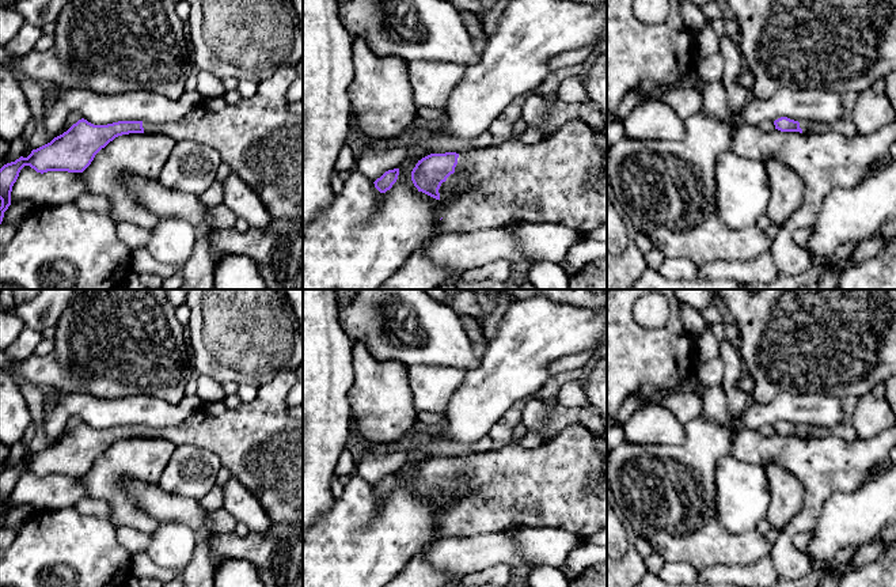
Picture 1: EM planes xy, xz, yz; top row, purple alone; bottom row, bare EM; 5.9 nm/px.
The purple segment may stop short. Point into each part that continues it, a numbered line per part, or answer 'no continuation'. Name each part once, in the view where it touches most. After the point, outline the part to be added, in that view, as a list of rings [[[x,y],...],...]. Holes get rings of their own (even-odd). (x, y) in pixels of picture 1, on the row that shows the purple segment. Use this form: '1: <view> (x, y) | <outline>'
1: xz (561, 180) | [[[572,120],[535,144],[509,140],[500,147],[459,154],[455,173],[441,183],[438,193],[447,209],[436,234],[470,234],[531,223],[555,224],[588,235],[607,223],[607,151],[595,144],[595,130],[588,124]]]

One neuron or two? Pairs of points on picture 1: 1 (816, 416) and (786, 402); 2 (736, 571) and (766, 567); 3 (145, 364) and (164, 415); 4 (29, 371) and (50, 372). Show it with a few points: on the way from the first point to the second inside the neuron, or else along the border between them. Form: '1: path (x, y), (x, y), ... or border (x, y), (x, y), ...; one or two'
1: path (809, 409), (793, 408); one
2: path (743, 572), (759, 572); one
3: border (185, 394), (175, 404), (148, 394), (125, 397); two
4: path (34, 371), (45, 372); one

